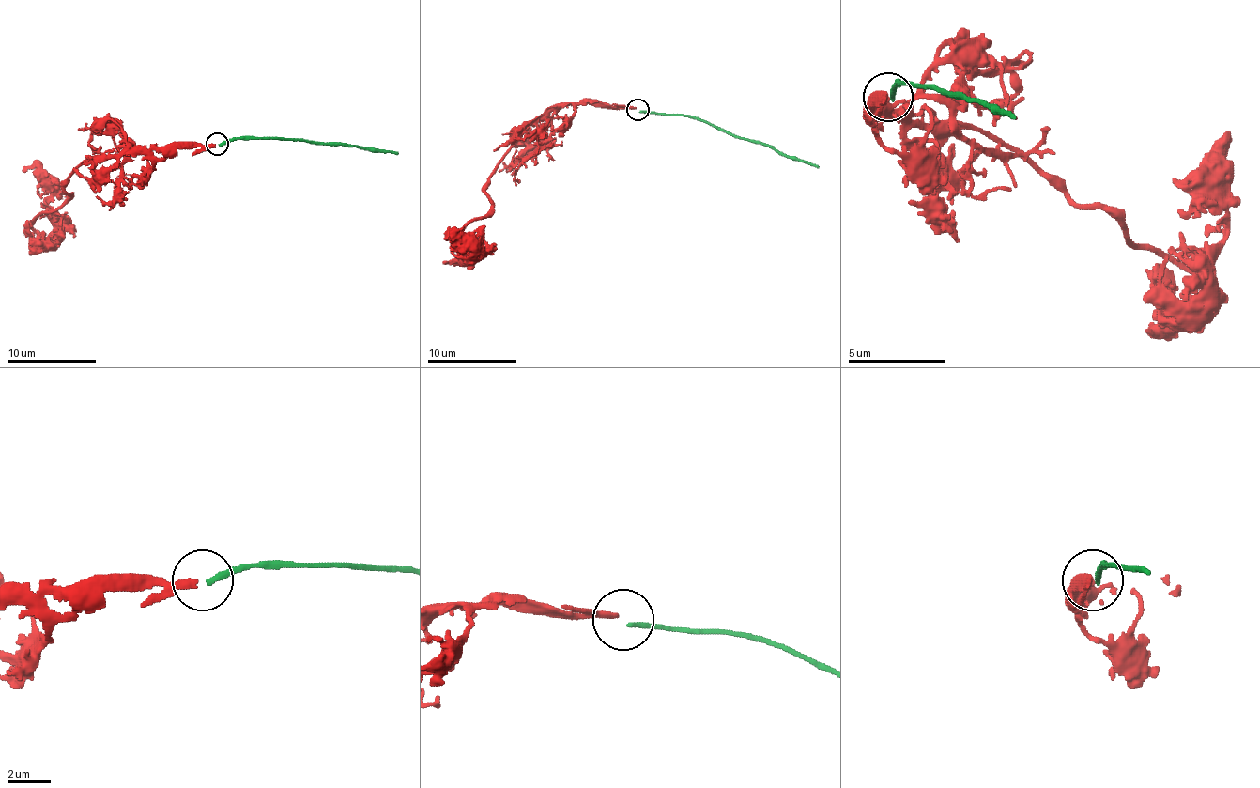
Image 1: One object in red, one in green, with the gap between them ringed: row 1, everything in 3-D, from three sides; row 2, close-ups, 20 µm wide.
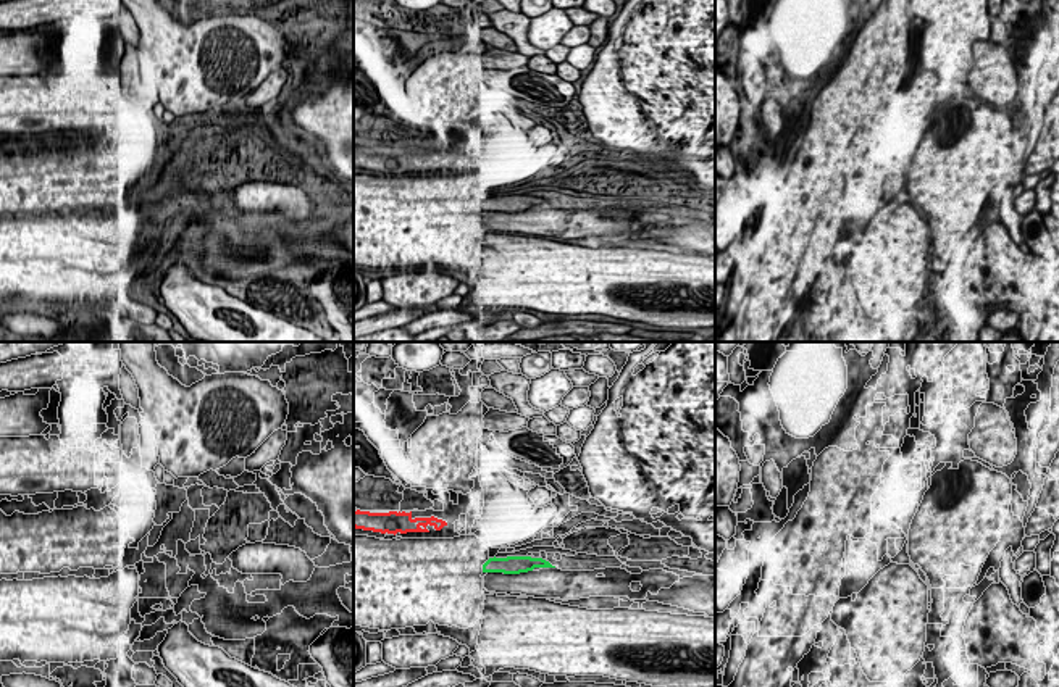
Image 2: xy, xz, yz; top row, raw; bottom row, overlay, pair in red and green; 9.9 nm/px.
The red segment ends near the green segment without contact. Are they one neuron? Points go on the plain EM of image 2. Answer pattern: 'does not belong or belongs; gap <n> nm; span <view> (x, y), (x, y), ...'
does not belong; gap 550 nm; span xz (446, 163), (485, 202)

